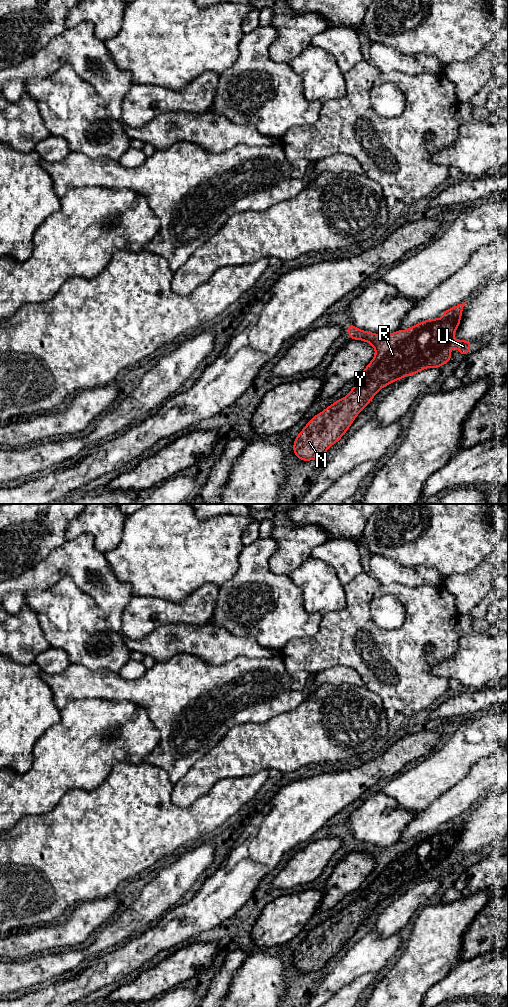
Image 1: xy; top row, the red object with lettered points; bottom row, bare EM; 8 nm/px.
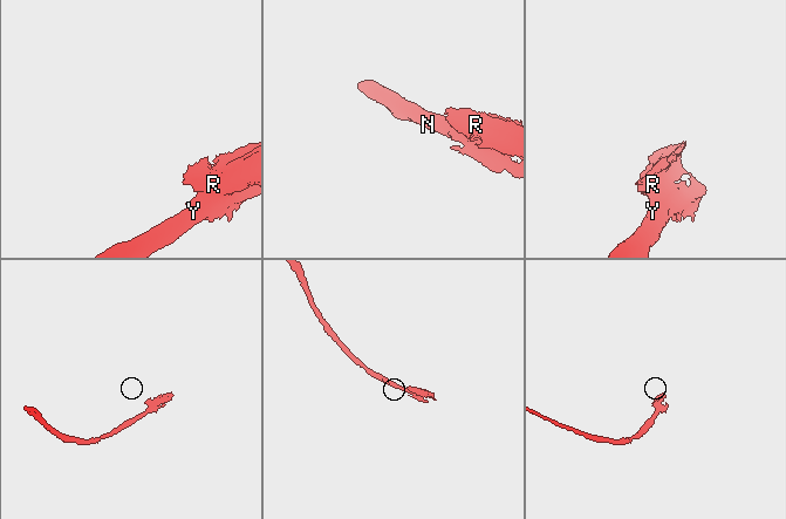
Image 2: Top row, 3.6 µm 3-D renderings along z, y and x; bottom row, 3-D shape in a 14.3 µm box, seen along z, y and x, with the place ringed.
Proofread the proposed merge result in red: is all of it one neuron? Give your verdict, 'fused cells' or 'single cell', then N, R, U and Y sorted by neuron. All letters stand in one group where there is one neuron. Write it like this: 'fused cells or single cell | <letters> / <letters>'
single cell | N R U Y

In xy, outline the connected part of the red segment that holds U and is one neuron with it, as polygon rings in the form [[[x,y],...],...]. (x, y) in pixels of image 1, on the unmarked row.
[[[466,813],[443,824],[443,830],[424,832],[407,842],[397,842],[391,846],[380,847],[348,836],[347,846],[351,852],[361,852],[375,860],[375,868],[361,884],[356,897],[343,909],[312,929],[293,955],[293,966],[302,973],[316,972],[324,968],[329,960],[337,955],[353,936],[357,927],[371,914],[378,903],[387,897],[412,888],[426,880],[439,880],[453,872],[449,864],[457,859],[459,868],[471,864],[469,852],[455,852],[454,844],[458,841]]]

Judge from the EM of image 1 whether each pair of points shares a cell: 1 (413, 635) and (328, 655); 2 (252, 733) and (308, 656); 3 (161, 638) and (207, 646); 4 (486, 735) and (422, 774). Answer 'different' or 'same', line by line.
1: same
2: different
3: same
4: same

